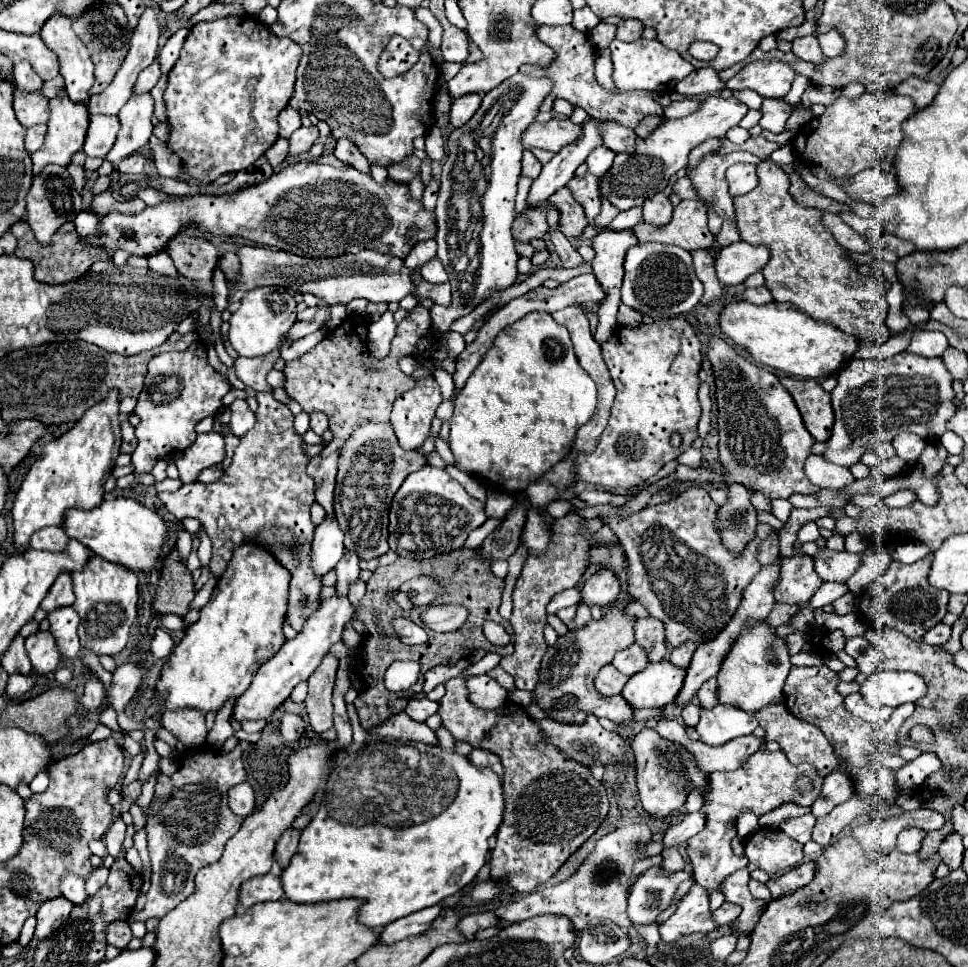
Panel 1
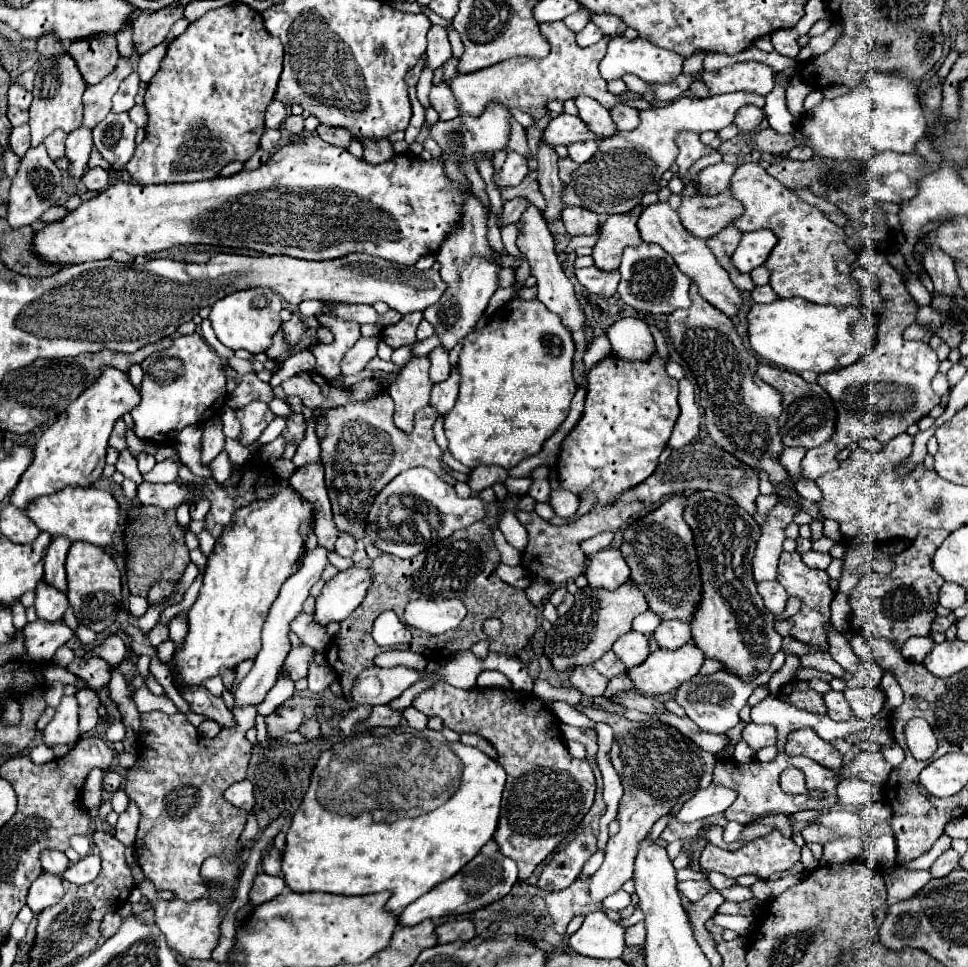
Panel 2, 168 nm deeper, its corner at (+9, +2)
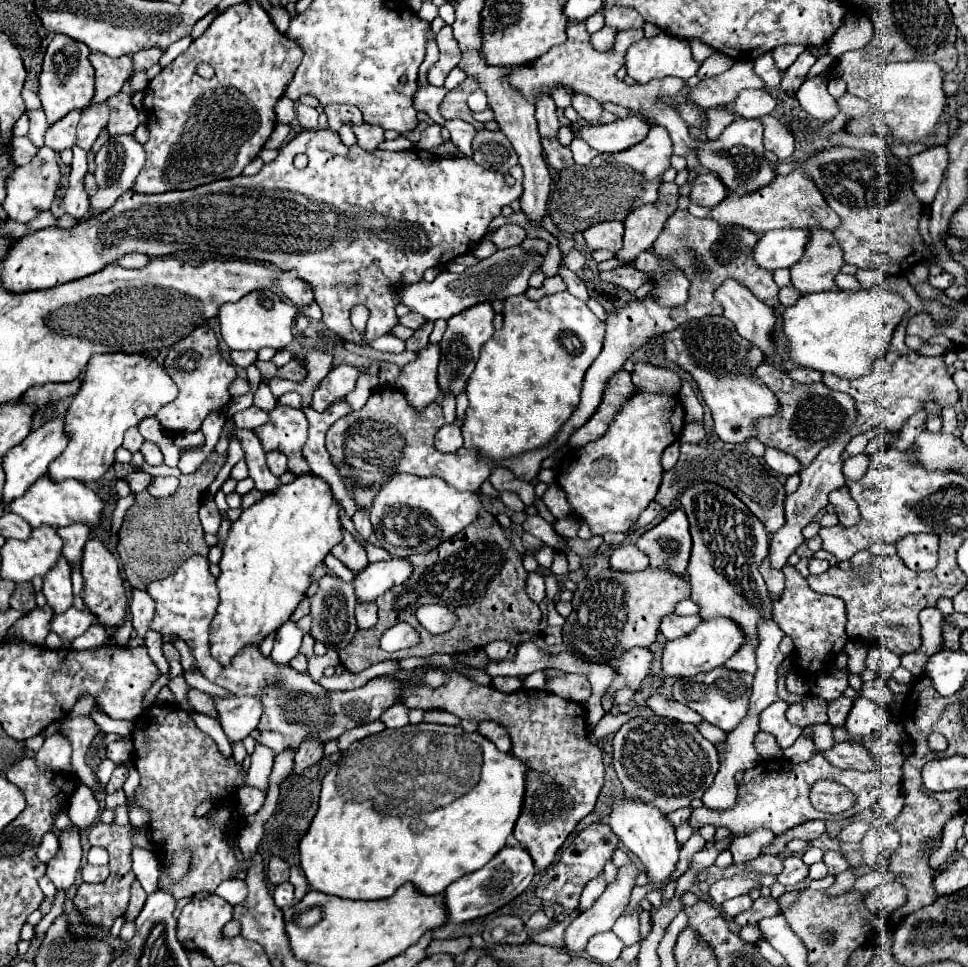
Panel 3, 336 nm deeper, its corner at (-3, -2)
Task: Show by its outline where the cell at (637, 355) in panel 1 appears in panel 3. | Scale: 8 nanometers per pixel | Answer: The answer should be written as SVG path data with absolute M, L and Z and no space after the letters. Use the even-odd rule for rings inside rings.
M634 392L620 412L610 422L606 434L594 442L588 442L582 448L572 450L574 458L564 458L560 462L558 484L568 494L568 502L572 504L574 512L586 520L592 528L592 534L606 534L606 532L626 532L630 526L636 524L642 510L648 508L656 490L660 486L664 468L662 468L662 454L664 450L674 444L682 430L684 430L684 406L680 398L674 394L664 392Z

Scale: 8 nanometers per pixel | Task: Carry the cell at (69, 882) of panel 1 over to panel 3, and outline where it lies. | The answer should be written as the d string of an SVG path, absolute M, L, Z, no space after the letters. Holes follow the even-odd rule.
M48 832L48 834L42 838L40 846L38 846L38 858L40 858L42 862L50 862L52 858L56 858L58 850L60 850L58 838L56 838L52 832Z

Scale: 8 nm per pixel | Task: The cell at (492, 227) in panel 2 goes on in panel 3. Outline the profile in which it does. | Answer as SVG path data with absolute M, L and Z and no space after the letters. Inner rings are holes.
M570 292L544 296L538 302L526 294L506 298L504 326L482 346L476 368L466 384L470 404L462 426L464 448L474 450L480 458L500 462L548 446L580 404L584 374L596 360L596 354L600 354L602 340L604 324L592 314L586 302L574 298Z

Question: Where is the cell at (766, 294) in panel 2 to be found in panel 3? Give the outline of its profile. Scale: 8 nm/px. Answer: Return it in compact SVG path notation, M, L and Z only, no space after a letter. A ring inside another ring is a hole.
M786 286L786 288L780 290L778 298L780 298L780 304L782 304L782 306L792 306L792 304L800 298L800 292L794 290L792 286Z

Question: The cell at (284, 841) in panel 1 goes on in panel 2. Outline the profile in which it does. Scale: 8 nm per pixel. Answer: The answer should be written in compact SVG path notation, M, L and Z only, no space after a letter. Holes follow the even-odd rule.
M270 848L268 854L262 858L262 870L266 874L278 876L280 874L280 864L282 864L282 854L276 848Z

